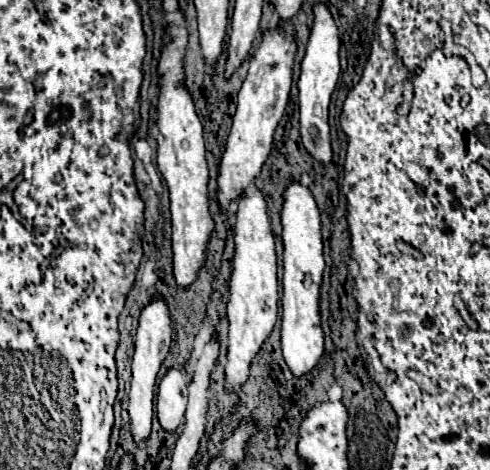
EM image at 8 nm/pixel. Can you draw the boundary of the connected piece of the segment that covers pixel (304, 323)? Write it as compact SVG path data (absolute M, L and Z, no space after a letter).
M291 183L285 191L285 203L281 211L283 223L283 327L281 327L281 349L285 363L291 373L301 379L307 375L321 359L325 351L321 315L319 315L319 291L323 283L325 259L323 259L323 243L321 243L321 221L319 209L315 205L313 195L307 187L299 183Z

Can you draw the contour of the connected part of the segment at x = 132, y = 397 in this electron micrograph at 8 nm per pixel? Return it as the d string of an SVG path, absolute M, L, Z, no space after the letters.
M153 299L139 317L139 327L137 327L137 337L135 337L135 355L133 355L133 379L131 379L131 391L129 391L129 417L131 417L131 435L135 443L145 443L151 435L151 419L153 419L153 397L155 397L155 381L159 367L163 359L169 353L171 345L171 319L165 301Z

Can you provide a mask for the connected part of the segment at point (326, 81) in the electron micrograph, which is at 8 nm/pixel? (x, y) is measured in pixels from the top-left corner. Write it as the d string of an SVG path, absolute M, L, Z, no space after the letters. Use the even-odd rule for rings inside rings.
M317 5L315 9L315 23L311 27L307 53L301 61L301 75L299 75L299 109L301 109L301 139L311 155L313 161L321 165L329 165L333 151L331 151L331 135L329 135L329 105L331 95L335 91L339 79L339 57L337 57L337 27L335 21L325 5Z

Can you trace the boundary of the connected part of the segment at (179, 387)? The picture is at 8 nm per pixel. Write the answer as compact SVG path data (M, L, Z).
M179 369L167 371L157 391L157 419L161 427L173 433L185 419L187 381Z

